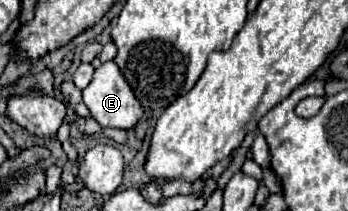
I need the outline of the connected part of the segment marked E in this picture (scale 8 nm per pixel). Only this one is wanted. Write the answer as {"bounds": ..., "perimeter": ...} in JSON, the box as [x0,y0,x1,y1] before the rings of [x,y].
{"bounds":[82,62,144,130],"perimeter":[[[104,62],[104,64],[94,72],[92,82],[82,90],[82,98],[84,98],[84,104],[88,106],[92,118],[94,118],[96,122],[100,122],[102,126],[108,126],[108,128],[130,130],[130,128],[134,128],[134,126],[140,122],[140,118],[144,116],[142,104],[138,104],[138,98],[134,96],[130,84],[126,84],[120,68],[118,68],[114,62]]]}

